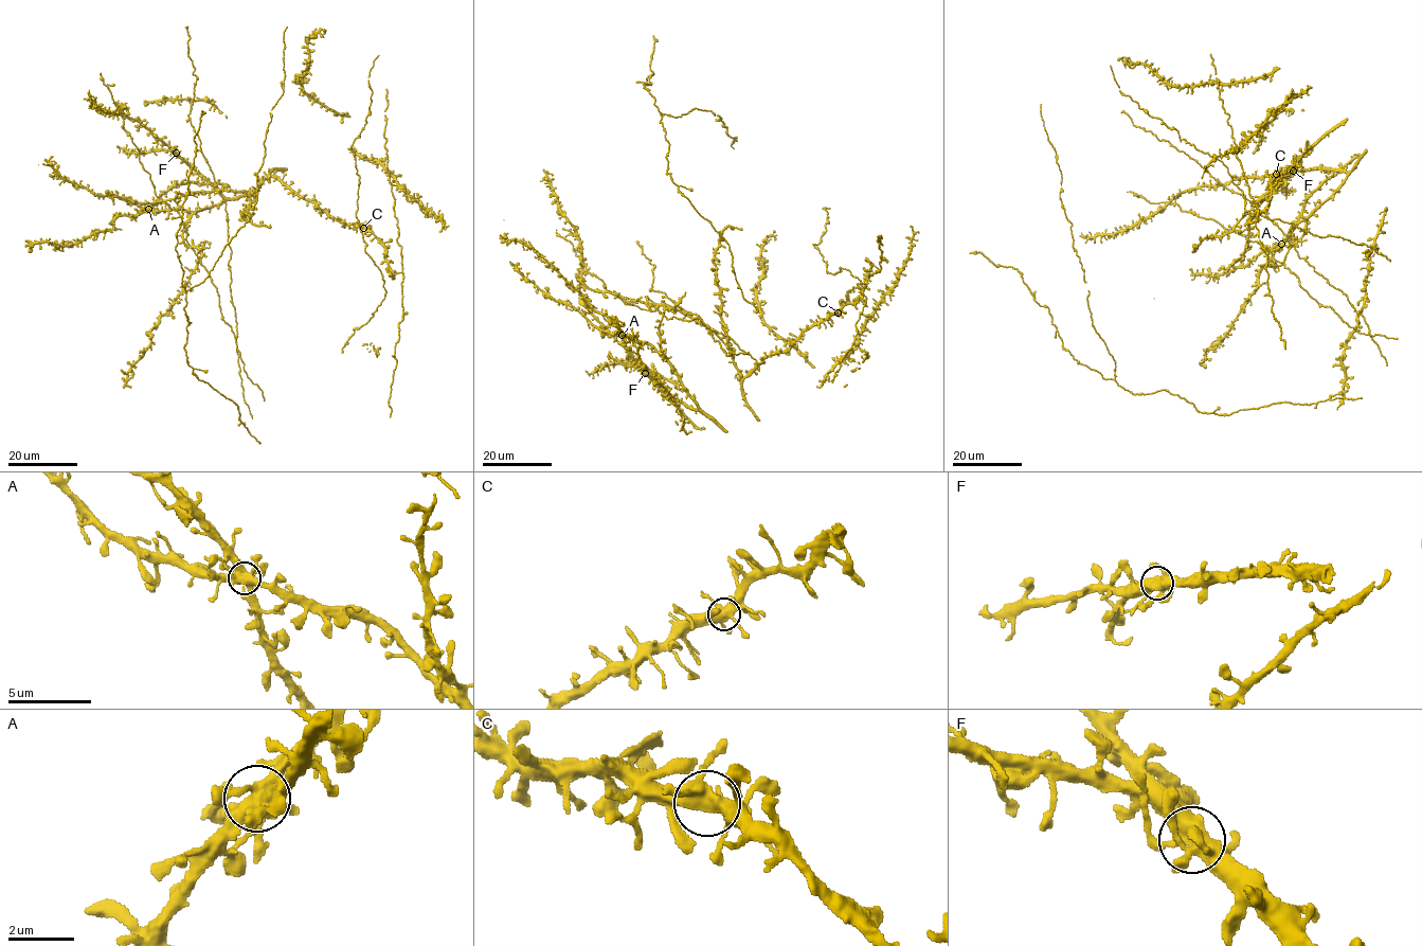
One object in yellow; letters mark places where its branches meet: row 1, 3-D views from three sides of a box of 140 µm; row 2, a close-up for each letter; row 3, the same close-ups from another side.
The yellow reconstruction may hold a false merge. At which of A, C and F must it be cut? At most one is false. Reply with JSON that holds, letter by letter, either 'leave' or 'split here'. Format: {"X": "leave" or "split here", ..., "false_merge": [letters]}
{"A": "leave", "C": "leave", "F": "leave", "false_merge": []}

